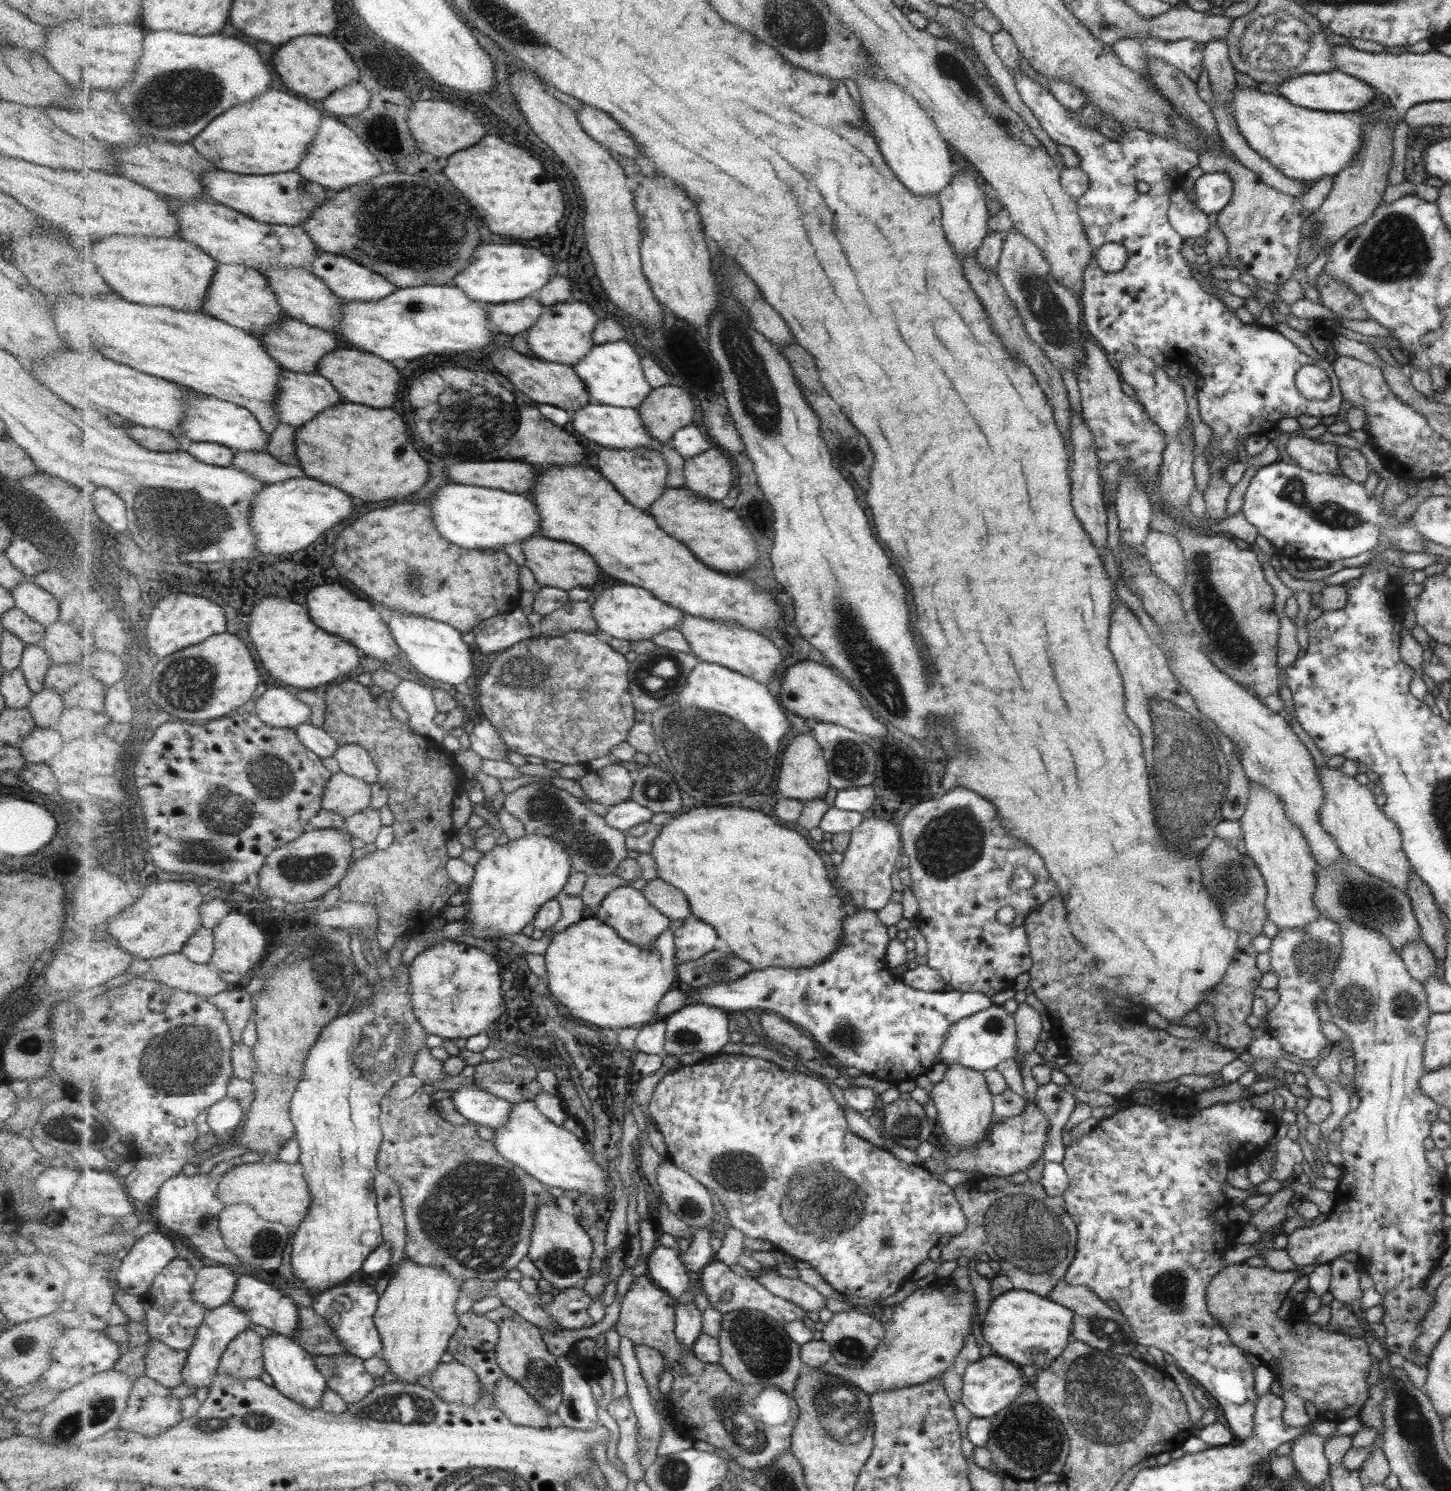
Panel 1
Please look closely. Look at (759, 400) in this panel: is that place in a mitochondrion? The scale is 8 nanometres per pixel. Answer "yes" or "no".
yes

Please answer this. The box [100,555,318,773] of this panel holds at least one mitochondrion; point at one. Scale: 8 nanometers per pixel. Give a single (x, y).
(190, 683)

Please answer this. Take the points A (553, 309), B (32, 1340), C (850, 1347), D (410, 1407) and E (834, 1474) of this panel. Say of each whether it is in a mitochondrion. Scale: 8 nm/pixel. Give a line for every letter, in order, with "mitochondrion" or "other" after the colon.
A: other
B: mitochondrion
C: mitochondrion
D: mitochondrion
E: other

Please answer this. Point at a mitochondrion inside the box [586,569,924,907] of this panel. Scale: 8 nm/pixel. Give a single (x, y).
(714, 754)

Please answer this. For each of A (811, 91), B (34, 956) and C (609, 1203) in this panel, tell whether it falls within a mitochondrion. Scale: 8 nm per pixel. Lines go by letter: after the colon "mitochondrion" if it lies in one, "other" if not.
A: other
B: other
C: other

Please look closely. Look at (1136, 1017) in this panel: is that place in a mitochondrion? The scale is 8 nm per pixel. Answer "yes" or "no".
no

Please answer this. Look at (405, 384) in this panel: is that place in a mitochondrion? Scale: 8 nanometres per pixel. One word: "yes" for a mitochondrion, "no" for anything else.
no

